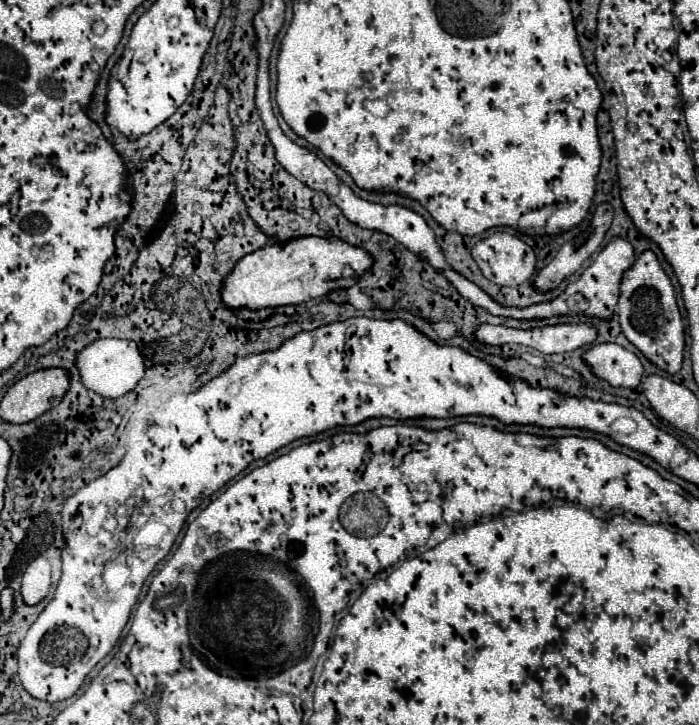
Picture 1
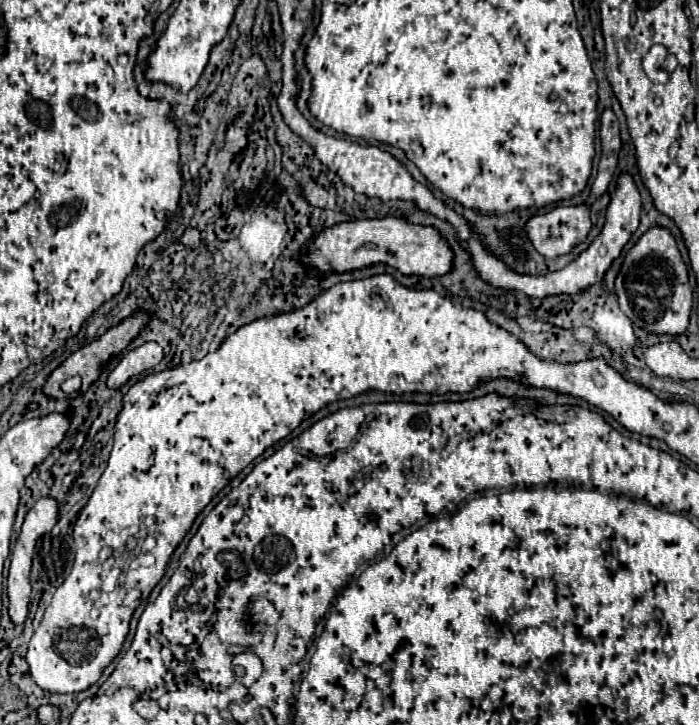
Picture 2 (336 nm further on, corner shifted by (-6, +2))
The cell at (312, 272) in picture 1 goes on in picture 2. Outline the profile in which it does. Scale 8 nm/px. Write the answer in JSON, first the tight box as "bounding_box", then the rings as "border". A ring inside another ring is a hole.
{"bounding_box":[300,216,454,278],"border":[[[386,216],[382,220],[342,222],[328,230],[322,230],[314,236],[310,248],[300,256],[300,260],[322,272],[346,272],[384,262],[398,268],[402,274],[418,274],[430,278],[444,276],[452,270],[454,252],[448,240],[434,226],[412,224],[406,218]]]}

